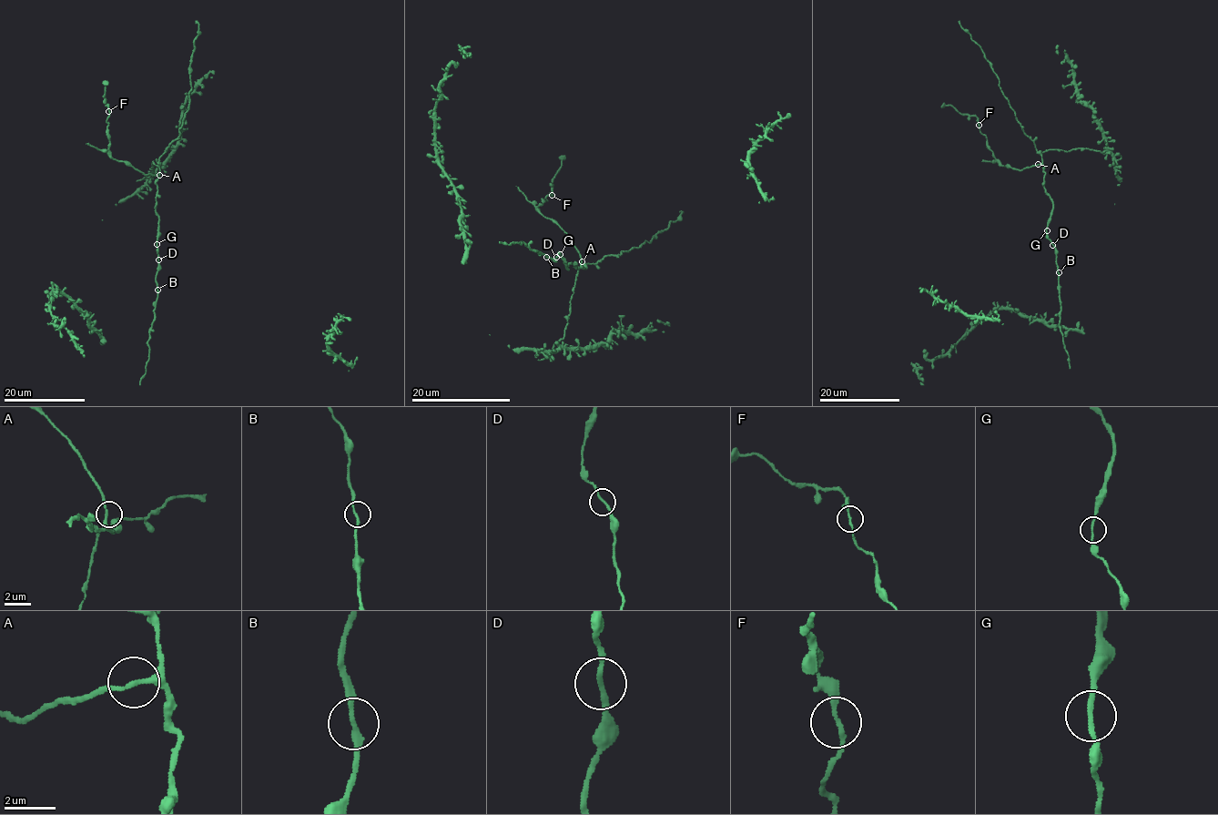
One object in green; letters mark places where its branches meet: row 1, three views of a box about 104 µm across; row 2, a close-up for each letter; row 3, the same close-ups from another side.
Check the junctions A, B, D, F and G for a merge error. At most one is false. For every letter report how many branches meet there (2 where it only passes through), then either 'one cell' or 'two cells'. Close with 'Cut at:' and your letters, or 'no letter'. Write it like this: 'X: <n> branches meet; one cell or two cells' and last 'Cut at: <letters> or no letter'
A: 2 branches meet; one cell
B: 2 branches meet; one cell
D: 2 branches meet; one cell
F: 2 branches meet; one cell
G: 2 branches meet; one cell
Cut at: no letter

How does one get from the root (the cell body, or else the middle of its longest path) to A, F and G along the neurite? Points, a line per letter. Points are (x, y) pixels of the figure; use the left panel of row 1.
A: (157, 289), (159, 215), (155, 207), (156, 179), (159, 175)
F: (157, 289), (159, 215), (155, 207), (158, 176), (143, 174), (111, 156), (106, 120), (108, 110)
G: (157, 289), (157, 244)

